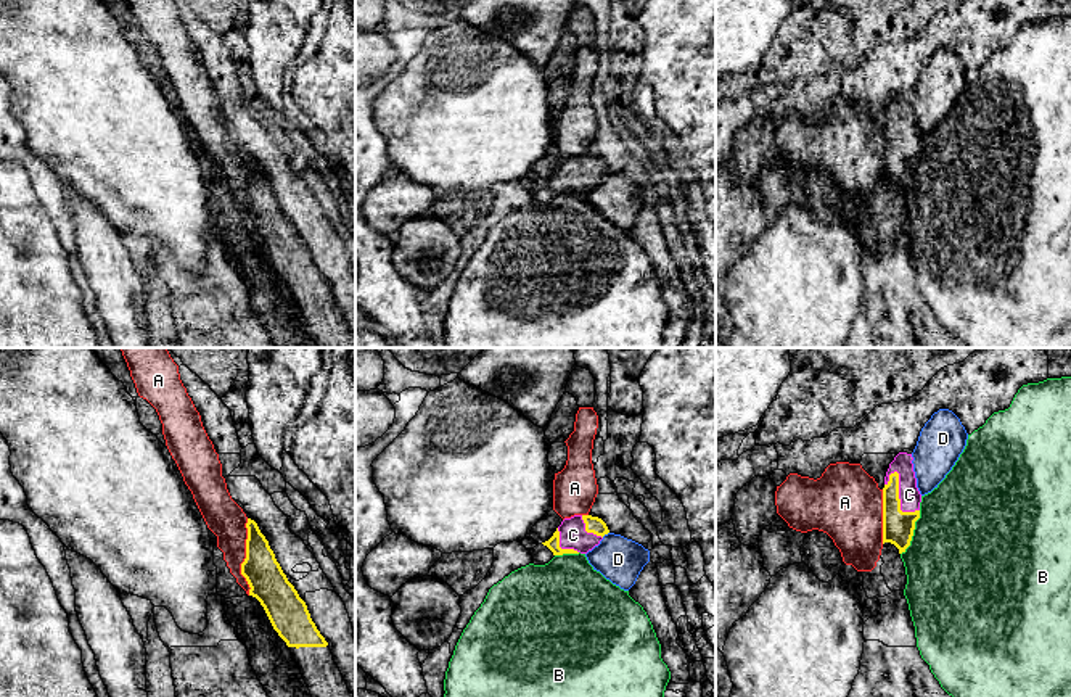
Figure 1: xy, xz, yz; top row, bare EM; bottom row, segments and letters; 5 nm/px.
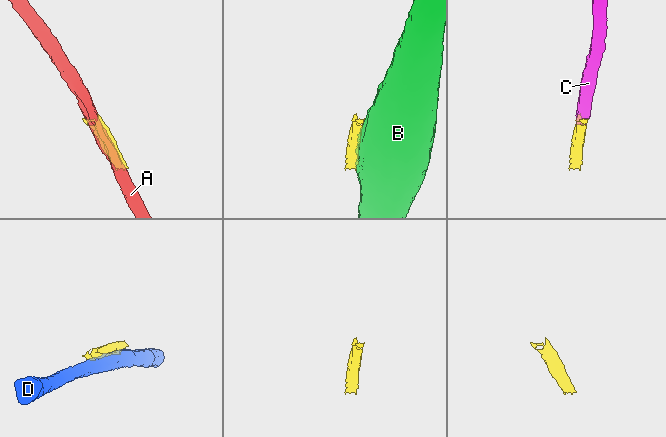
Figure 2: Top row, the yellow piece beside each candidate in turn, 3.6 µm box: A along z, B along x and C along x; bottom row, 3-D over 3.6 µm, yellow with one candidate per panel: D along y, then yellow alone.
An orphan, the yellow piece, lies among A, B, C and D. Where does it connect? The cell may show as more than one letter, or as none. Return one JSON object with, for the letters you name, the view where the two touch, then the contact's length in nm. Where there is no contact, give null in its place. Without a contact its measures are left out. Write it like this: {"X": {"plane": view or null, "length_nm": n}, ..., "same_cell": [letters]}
{"C": {"plane": "yz", "length_nm": 240}, "same_cell": ["C"]}

